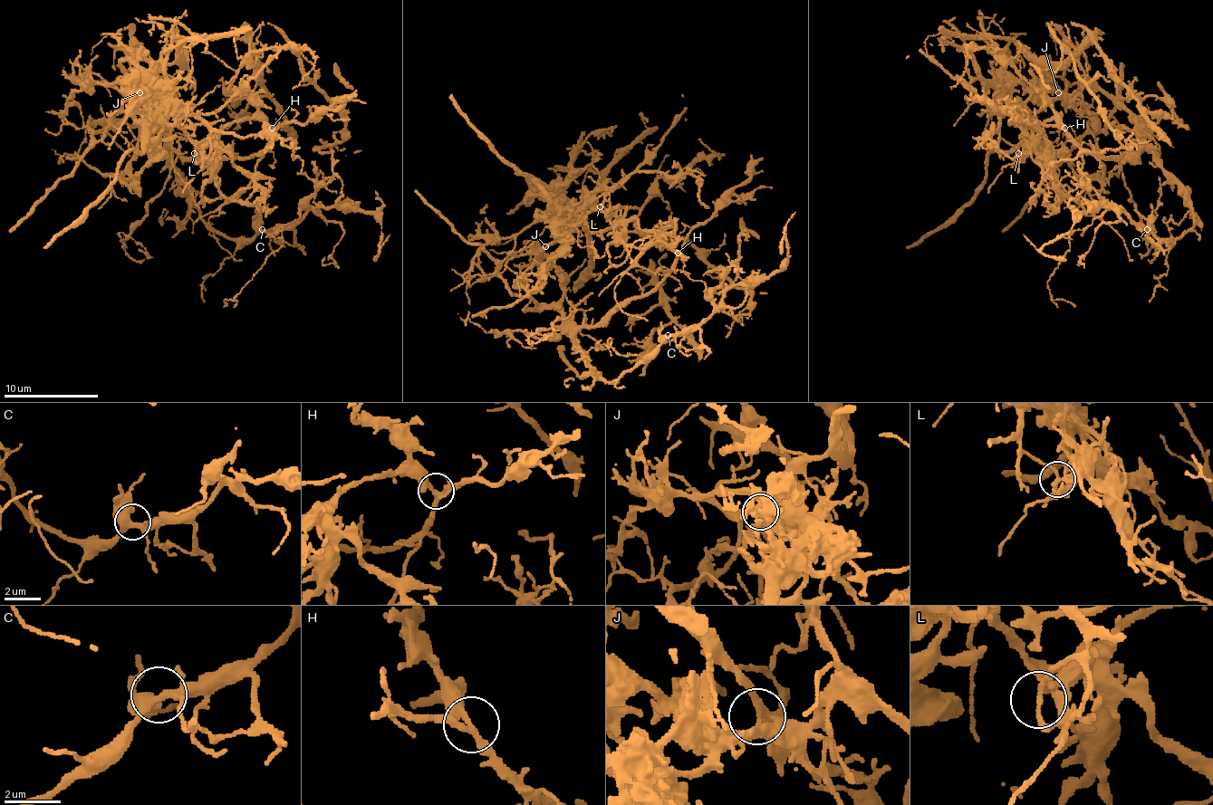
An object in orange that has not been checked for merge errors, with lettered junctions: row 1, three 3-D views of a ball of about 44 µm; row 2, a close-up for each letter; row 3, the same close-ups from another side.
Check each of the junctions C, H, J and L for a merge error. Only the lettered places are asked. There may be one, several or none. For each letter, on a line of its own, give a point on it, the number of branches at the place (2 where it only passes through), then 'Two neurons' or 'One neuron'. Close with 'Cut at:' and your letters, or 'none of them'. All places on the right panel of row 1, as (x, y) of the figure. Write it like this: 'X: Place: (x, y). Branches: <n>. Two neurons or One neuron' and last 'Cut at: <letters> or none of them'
C: Place: (1147, 229). Branches: 5. One neuron
H: Place: (1064, 128). Branches: 3. One neuron
J: Place: (1058, 92). Branches: 5. Two neurons
L: Place: (1018, 153). Branches: 3. Two neurons
Cut at: J, L

